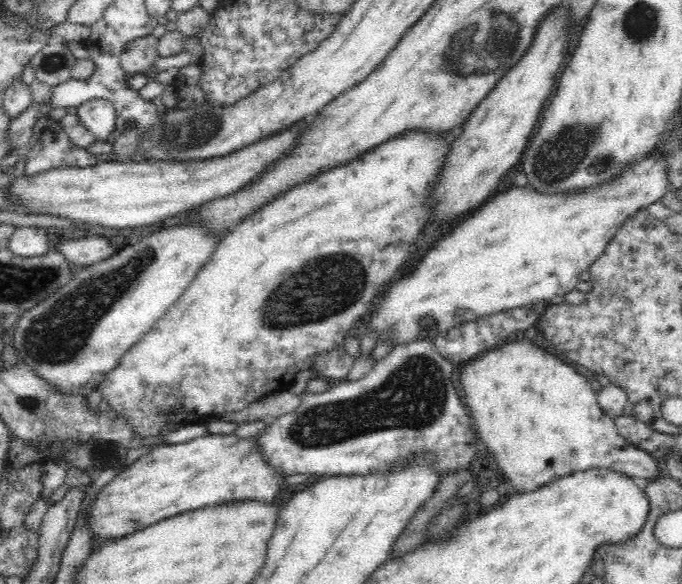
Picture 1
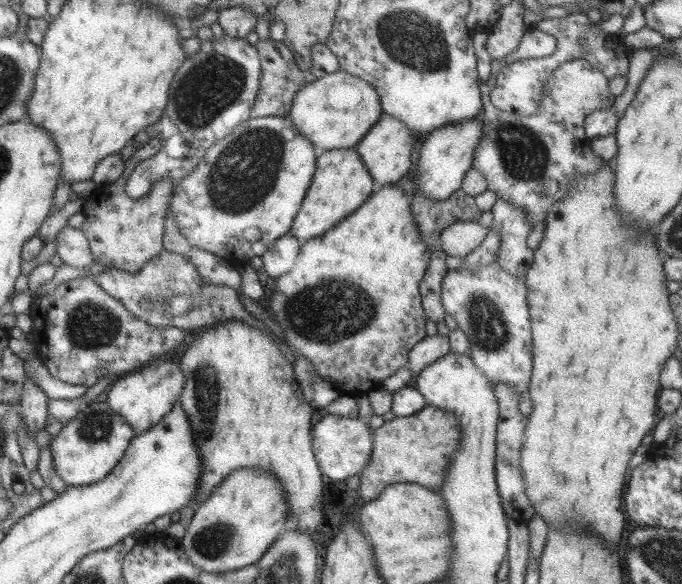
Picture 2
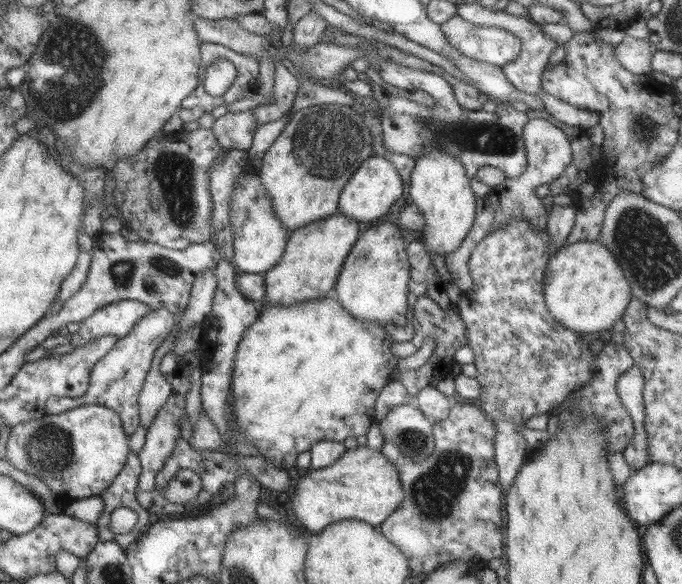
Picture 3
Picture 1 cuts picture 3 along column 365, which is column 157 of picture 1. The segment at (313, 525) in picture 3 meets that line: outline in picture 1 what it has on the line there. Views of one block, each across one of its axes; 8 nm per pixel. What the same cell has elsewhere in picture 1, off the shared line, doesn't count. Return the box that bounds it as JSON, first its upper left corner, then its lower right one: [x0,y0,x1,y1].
[88,433,285,539]

